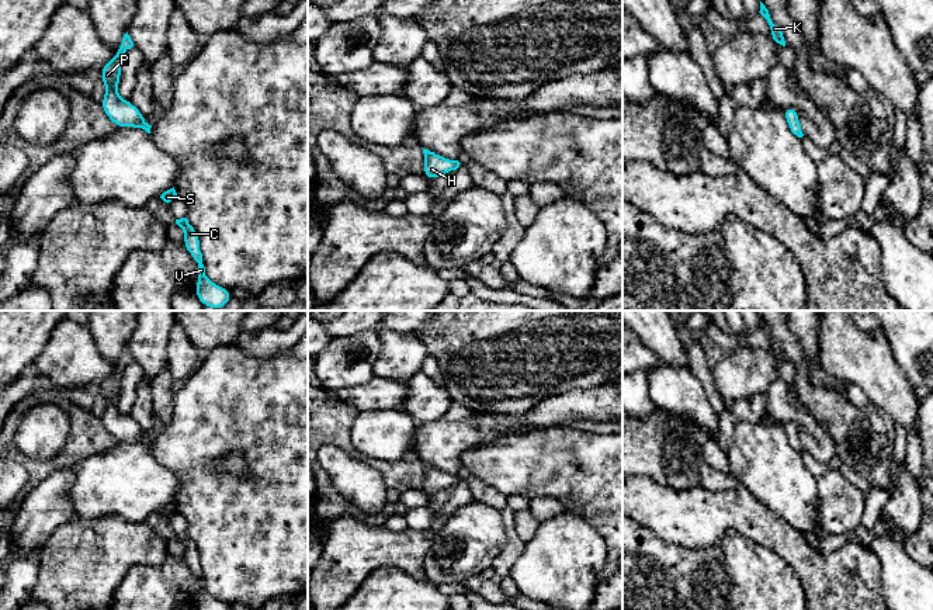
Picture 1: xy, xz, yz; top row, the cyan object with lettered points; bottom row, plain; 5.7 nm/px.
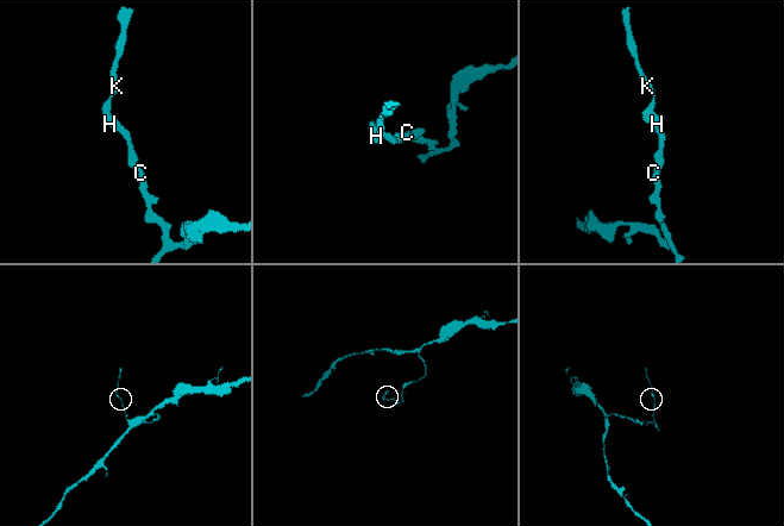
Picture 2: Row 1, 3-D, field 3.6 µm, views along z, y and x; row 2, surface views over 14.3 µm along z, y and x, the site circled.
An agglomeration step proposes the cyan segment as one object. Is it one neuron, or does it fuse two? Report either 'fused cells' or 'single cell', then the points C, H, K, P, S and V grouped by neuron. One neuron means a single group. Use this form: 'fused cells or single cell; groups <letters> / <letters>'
single cell; groups C H K P S V

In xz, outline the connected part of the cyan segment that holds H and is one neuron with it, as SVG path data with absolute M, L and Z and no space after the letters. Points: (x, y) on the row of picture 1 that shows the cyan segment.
M423 149L423 153L424 153L424 174L423 176L427 180L433 180L441 174L454 171L461 164L458 160L448 160L447 157L443 157L427 149Z

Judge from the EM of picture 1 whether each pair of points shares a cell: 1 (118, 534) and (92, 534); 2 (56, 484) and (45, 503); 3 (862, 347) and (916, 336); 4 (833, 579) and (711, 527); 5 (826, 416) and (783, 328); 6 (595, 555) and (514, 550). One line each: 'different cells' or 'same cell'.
1: same cell
2: same cell
3: different cells
4: same cell
5: same cell
6: different cells

